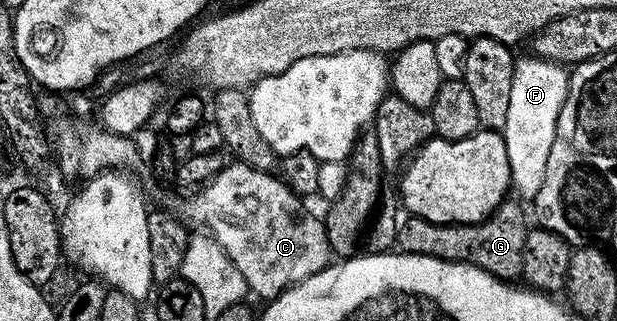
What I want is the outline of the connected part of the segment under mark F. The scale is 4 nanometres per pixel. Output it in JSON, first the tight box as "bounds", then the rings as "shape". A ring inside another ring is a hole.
{"bounds":[503,57,570,200],"shape":[[[518,57],[513,67],[511,105],[507,112],[507,124],[503,131],[503,137],[507,144],[507,160],[511,164],[511,190],[521,200],[536,199],[539,188],[543,188],[543,176],[547,176],[547,156],[551,156],[551,144],[555,140],[559,112],[567,100],[570,76],[570,71],[564,65],[548,62],[545,58],[528,57]]]}

